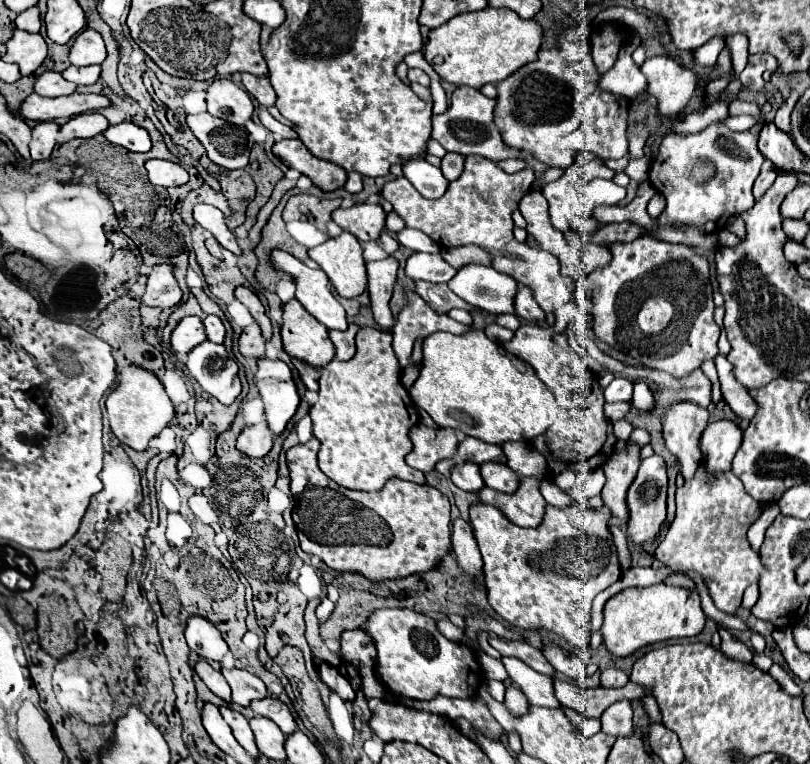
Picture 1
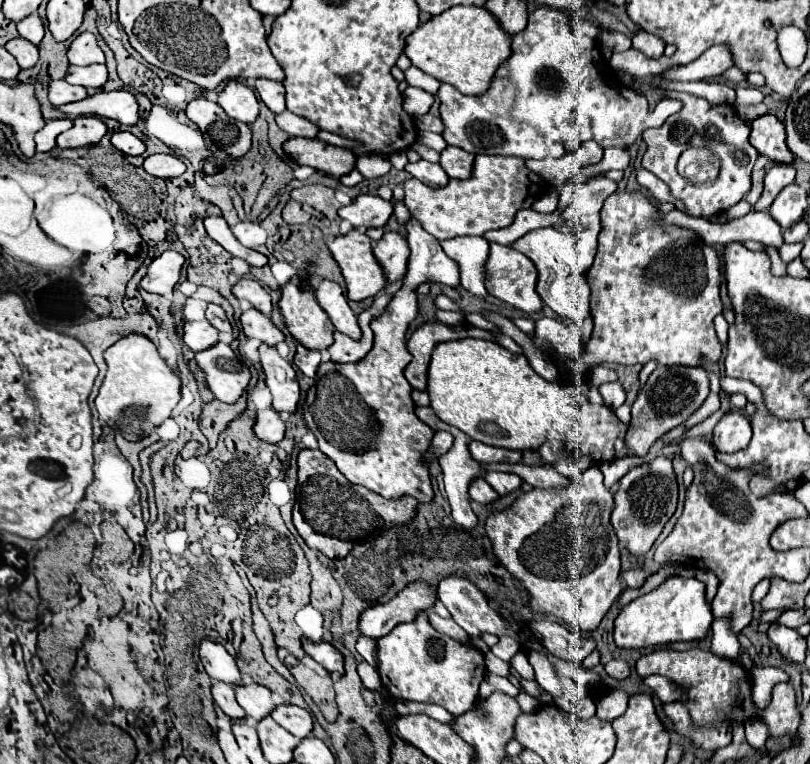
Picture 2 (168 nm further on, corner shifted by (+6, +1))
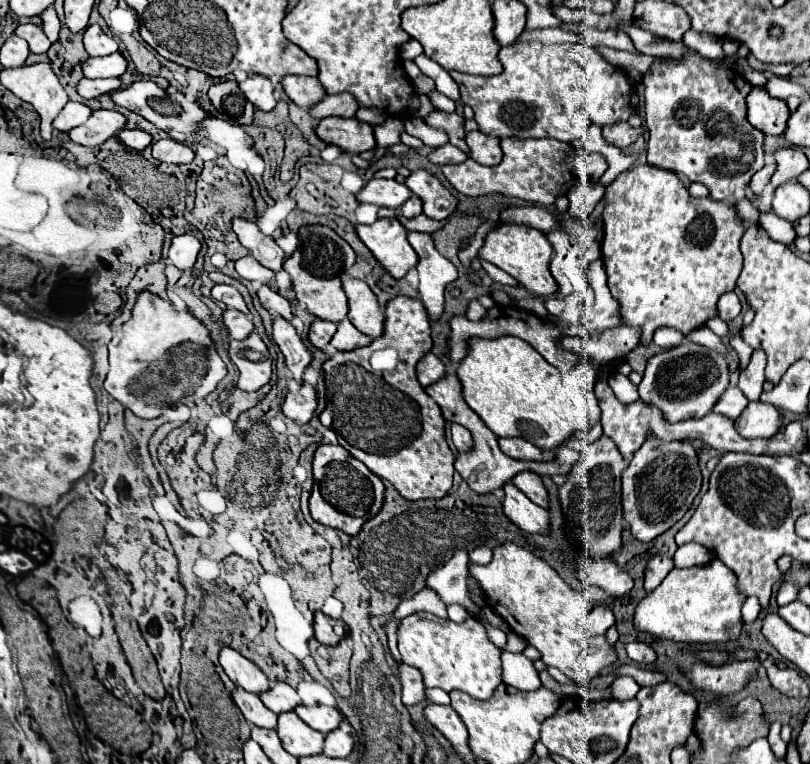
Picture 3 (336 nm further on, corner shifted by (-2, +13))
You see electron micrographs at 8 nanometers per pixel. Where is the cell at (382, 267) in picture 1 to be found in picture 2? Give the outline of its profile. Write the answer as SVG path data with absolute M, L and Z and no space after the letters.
M385 231L381 241L375 243L375 255L385 267L389 281L393 283L405 273L409 259L409 243L399 231Z

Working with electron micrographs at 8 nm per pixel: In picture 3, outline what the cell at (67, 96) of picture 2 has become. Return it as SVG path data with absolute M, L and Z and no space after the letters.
M83 77L77 83L77 93L85 99L107 95L109 91L115 91L115 89L121 89L119 79L87 79L87 77Z

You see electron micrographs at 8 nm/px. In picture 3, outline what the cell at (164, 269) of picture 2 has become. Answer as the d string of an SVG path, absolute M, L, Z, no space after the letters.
M189 233L173 237L173 243L169 247L169 261L181 271L191 269L195 259L197 259L199 249L201 249L201 243Z

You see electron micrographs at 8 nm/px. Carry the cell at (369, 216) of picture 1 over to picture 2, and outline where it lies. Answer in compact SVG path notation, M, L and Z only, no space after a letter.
M359 195L351 205L339 209L339 217L353 223L355 227L385 227L393 213L393 203L379 195Z

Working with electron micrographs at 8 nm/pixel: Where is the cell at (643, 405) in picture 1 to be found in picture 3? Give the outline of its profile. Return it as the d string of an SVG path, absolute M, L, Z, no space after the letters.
M661 327L655 331L655 339L653 343L659 345L661 349L669 349L669 347L677 347L679 343L683 341L683 335L675 329L669 329L669 327Z

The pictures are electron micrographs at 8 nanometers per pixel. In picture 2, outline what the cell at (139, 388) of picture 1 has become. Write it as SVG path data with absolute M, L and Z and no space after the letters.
M131 333L105 349L103 359L107 363L107 373L95 399L97 411L101 419L105 419L105 423L113 429L121 431L125 439L139 441L171 417L171 411L181 399L183 379L159 355L153 341L141 333Z

